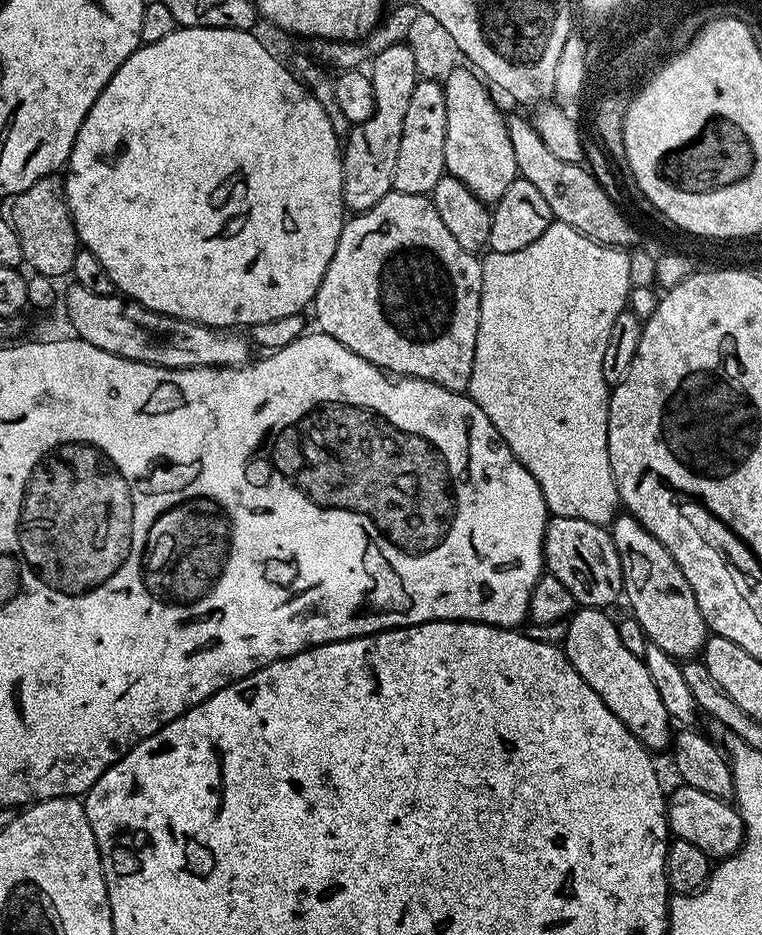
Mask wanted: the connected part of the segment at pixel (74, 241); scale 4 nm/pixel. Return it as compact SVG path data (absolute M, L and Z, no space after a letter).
M53 174L38 178L34 186L18 193L11 204L10 219L18 234L18 242L22 242L24 264L32 267L31 271L37 276L67 277L74 266L76 253L81 251L82 245L76 237L76 227L64 189L64 176Z

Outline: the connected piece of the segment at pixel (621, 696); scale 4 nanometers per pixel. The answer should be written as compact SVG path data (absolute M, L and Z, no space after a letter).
M577 607L567 621L568 629L564 632L562 651L574 670L582 674L586 686L606 702L606 706L638 738L649 750L667 749L670 744L670 721L666 714L666 706L662 706L662 698L654 687L654 682L646 670L643 659L627 648L625 637L620 636L617 621L608 617L607 611L598 608Z

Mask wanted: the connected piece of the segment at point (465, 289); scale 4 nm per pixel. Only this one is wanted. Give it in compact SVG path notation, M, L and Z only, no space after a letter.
M391 191L370 210L345 219L334 258L316 289L317 325L393 377L429 380L451 392L467 393L478 342L483 273L481 261L458 246L428 196Z

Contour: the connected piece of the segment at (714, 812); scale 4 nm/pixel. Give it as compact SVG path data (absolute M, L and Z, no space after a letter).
M687 786L679 787L673 792L671 789L670 795L667 797L669 833L677 840L685 840L698 846L698 850L702 850L702 854L706 854L716 862L724 860L728 856L736 855L736 851L744 844L744 823L739 811L728 800L714 798L714 794L706 794L702 790L694 790Z

